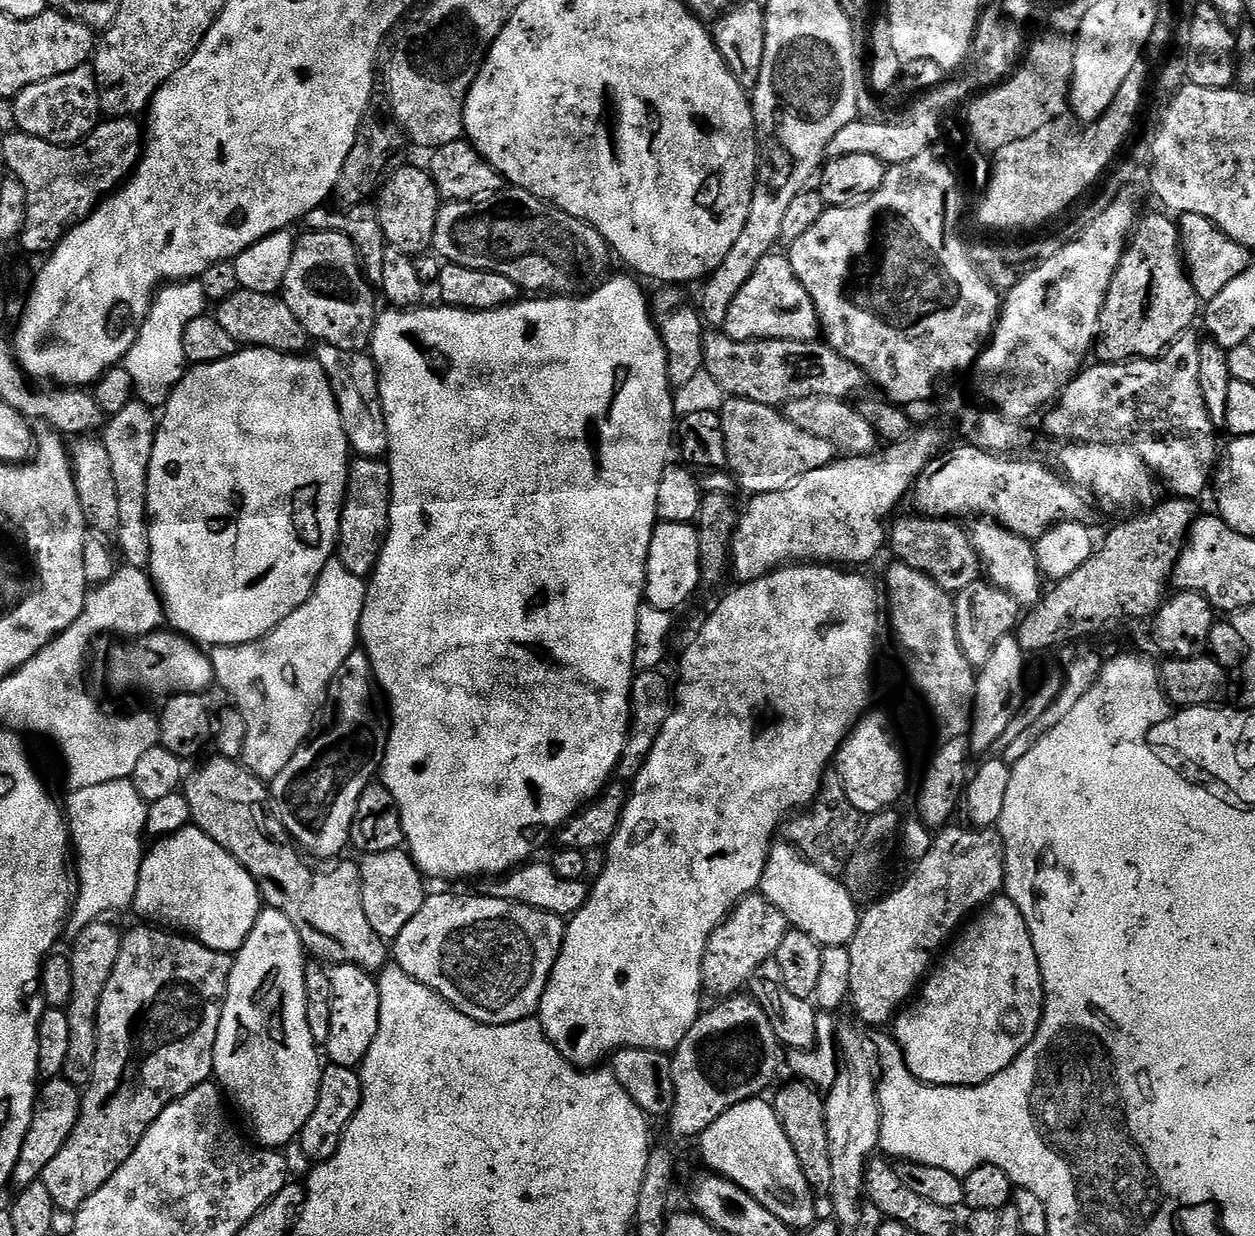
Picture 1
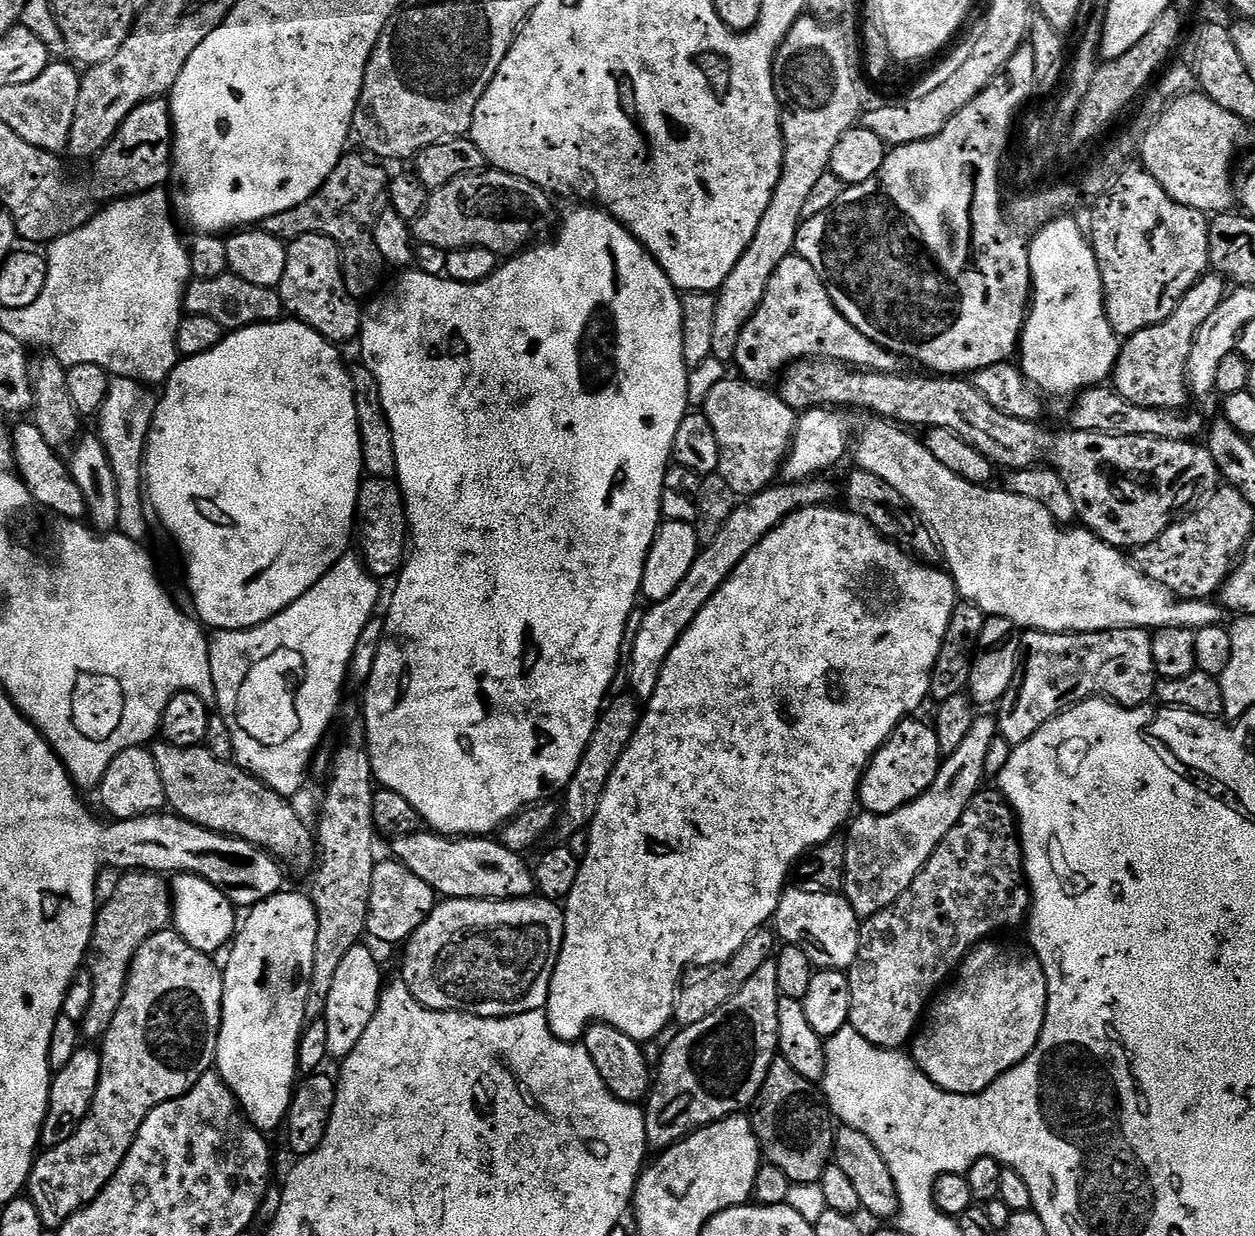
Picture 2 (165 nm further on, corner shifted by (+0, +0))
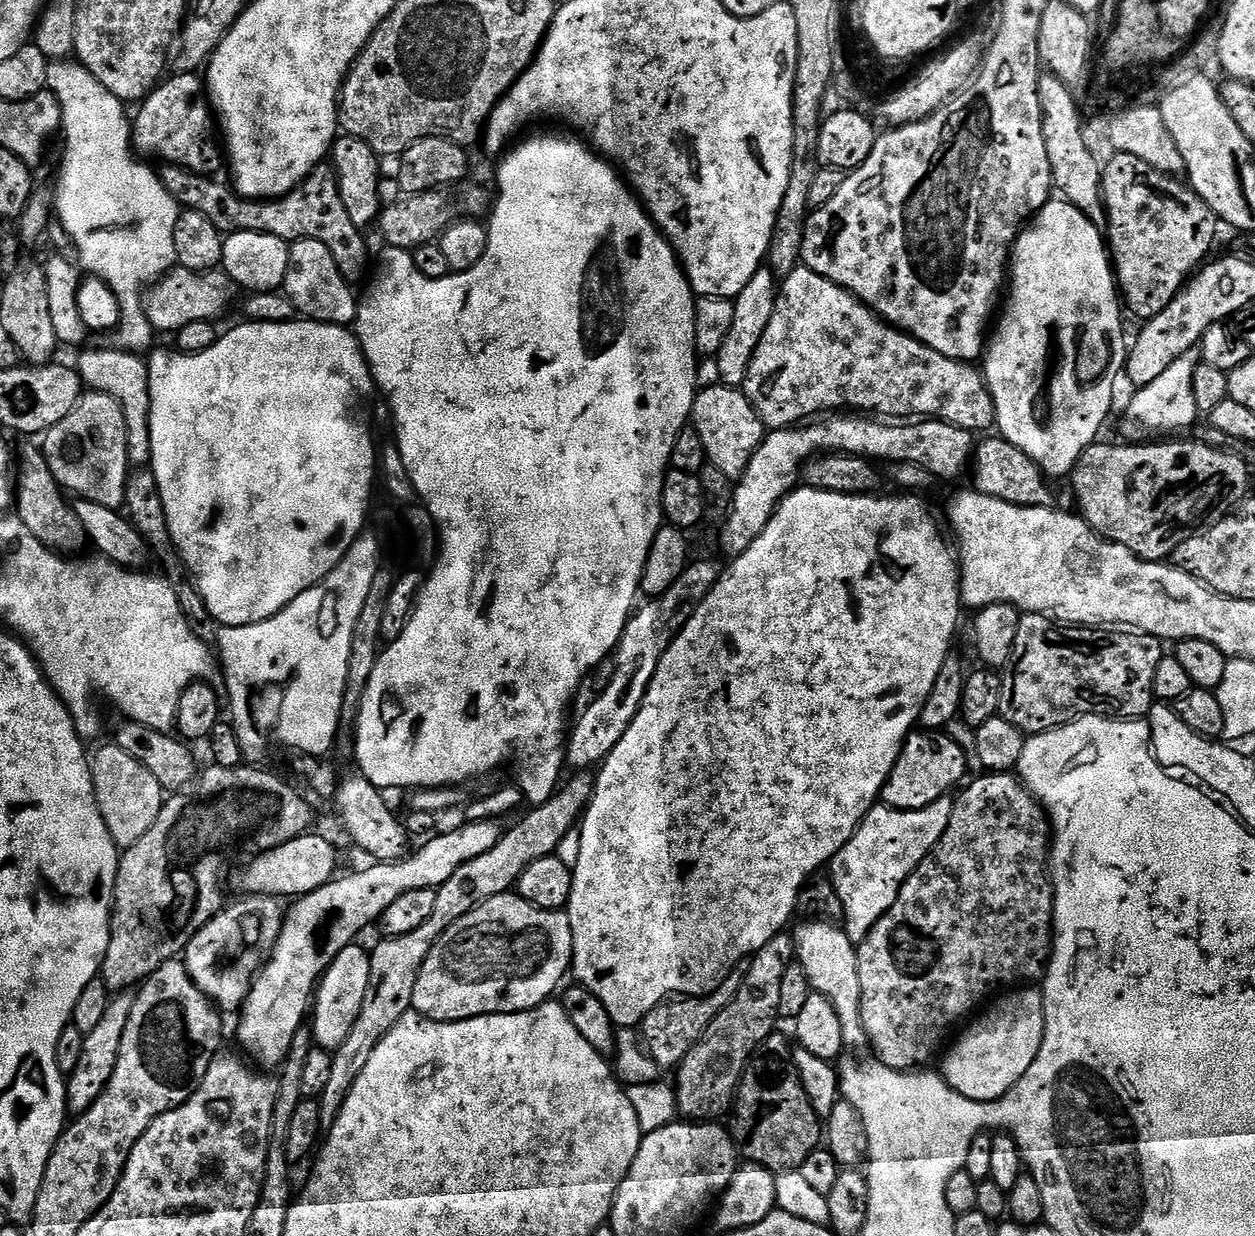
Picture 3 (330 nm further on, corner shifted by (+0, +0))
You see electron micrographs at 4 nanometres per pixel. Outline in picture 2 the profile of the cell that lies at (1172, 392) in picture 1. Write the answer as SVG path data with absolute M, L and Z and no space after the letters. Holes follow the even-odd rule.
M1205 274L1178 302L1176 309L1161 324L1143 328L1121 343L1120 357L1110 377L1111 387L1122 398L1147 408L1170 408L1180 410L1190 397L1188 387L1188 359L1194 334L1210 314L1223 302L1226 295L1225 277Z

